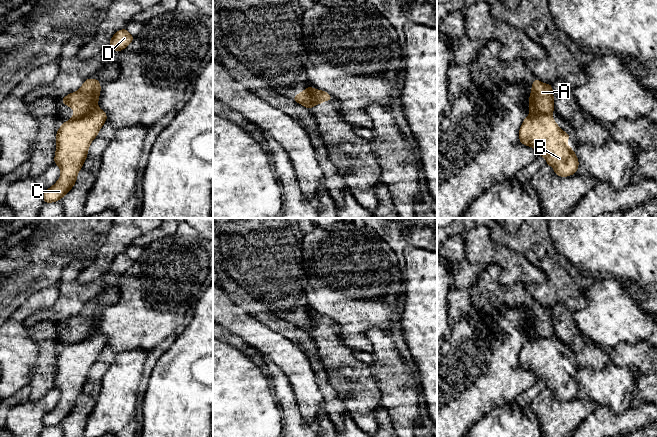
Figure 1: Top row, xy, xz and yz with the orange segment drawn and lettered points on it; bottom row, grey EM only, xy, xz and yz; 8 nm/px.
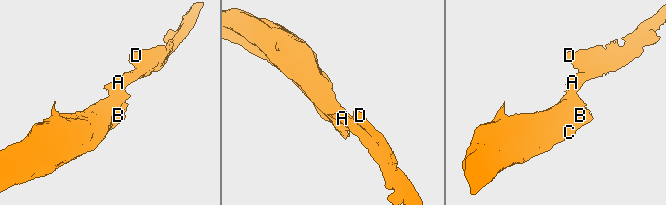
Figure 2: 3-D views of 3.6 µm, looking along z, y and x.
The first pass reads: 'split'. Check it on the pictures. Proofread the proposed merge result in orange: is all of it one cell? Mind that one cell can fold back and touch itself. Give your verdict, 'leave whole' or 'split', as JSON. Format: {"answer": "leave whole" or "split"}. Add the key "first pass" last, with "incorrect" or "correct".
{"answer": "split", "first pass": "correct"}

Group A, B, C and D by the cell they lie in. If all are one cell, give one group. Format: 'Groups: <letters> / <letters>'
Groups: A D / B C

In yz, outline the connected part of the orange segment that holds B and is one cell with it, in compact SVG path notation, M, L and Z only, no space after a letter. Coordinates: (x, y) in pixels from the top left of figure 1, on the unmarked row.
M552 338L528 339L519 354L520 367L533 371L537 375L538 380L544 380L546 388L552 390L555 398L560 401L574 399L579 390L575 376L567 369L566 365L569 362L571 360L555 347Z

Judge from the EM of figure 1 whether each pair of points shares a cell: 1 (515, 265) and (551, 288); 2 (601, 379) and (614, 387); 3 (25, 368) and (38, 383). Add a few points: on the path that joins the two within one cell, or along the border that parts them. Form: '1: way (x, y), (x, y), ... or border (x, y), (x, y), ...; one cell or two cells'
1: border (544, 281), (527, 284); two cells
2: way (604, 382), (611, 387); one cell
3: border (38, 352), (35, 372), (28, 385); two cells

